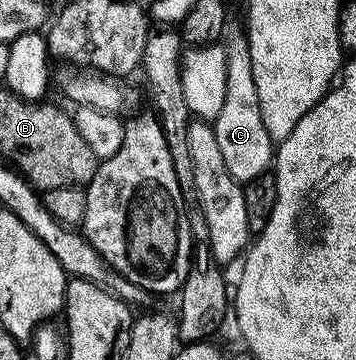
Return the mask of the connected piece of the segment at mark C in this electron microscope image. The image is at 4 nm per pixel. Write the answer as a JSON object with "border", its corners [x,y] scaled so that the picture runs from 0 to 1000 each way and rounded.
{"border":[[[669,92],[638,106],[632,181],[629,292],[598,333],[607,392],[629,439],[629,458],[660,500],[694,508],[739,483],[767,450],[770,389],[753,381],[730,317],[730,275],[722,267],[719,225],[708,206],[705,136],[688,94]]]}

